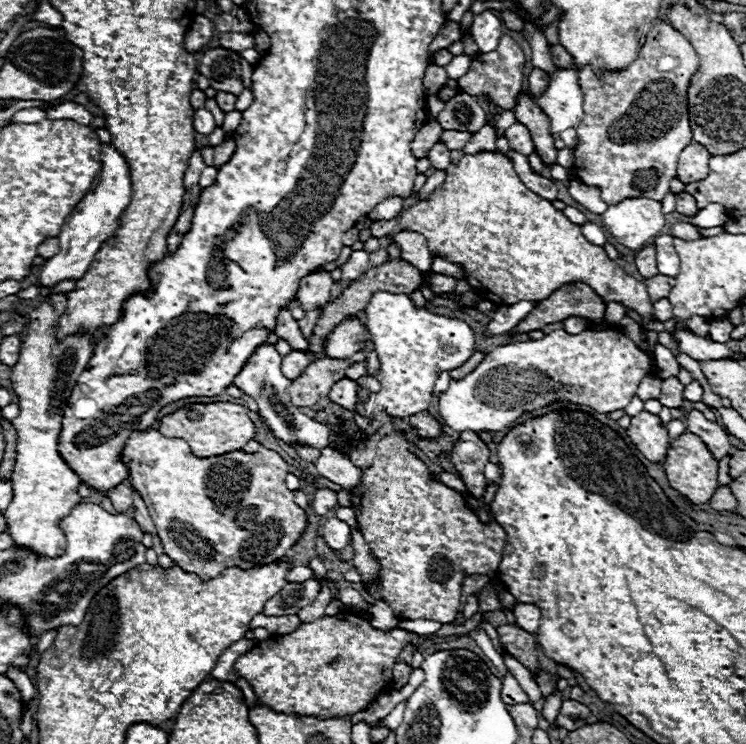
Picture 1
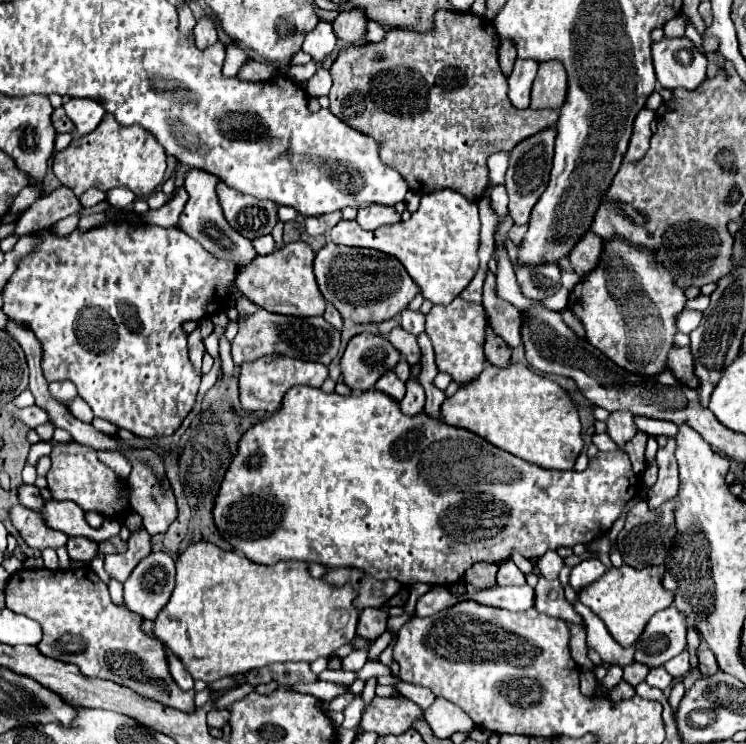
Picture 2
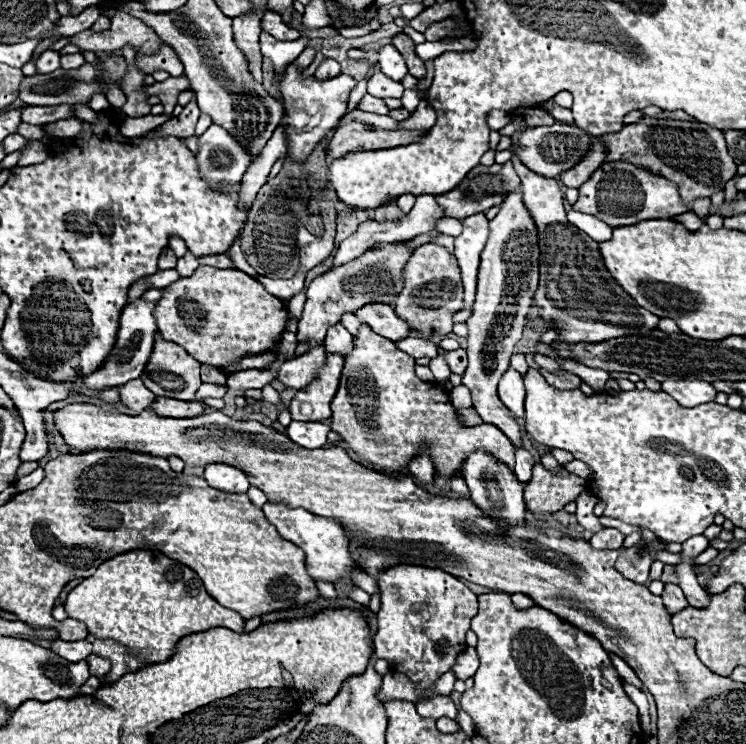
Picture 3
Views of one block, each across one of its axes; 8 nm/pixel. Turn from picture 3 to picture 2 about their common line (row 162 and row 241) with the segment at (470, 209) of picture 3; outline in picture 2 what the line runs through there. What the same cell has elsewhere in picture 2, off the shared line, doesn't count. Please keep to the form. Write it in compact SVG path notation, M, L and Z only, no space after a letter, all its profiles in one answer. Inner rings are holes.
M506 240L506 250L508 258L514 266L516 280L520 284L520 290L526 298L532 300L546 300L552 296L556 290L560 290L560 268L556 264L538 264L538 266L528 266L518 262L518 246L512 244L512 240Z

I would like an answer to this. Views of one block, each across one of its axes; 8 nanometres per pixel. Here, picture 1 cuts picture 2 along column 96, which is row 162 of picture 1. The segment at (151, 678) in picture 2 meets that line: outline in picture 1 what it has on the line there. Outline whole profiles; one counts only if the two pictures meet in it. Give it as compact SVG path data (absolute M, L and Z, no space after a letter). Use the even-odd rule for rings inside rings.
M660 22L654 26L654 32L648 36L648 46L640 52L638 60L622 72L614 72L614 76L602 84L590 66L578 72L580 90L584 94L582 110L584 118L578 126L580 146L574 152L578 180L588 186L600 188L600 198L606 204L616 204L624 198L652 198L662 200L670 192L670 180L676 178L678 156L680 152L692 144L692 126L688 118L688 98L686 90L690 84L690 76L698 68L698 56L692 46L668 24Z

